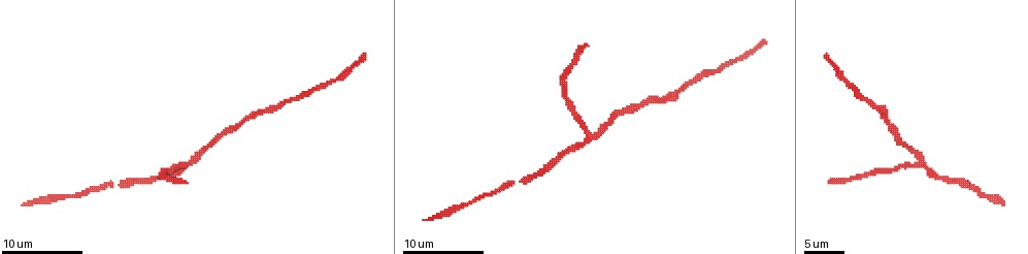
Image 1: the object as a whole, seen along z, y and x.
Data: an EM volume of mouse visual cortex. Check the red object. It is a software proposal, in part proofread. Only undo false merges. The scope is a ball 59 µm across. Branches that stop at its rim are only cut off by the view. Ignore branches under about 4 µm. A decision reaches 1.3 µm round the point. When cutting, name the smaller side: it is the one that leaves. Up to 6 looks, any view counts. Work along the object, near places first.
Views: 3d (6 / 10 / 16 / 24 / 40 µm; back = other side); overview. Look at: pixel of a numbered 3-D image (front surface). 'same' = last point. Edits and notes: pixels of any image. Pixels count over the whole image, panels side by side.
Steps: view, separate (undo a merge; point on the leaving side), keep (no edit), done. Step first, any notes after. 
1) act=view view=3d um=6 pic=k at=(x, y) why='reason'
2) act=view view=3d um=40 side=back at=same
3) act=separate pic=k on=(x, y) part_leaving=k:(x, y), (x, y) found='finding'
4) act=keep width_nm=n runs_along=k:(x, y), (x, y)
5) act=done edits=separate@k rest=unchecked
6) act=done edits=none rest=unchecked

act=view view=3d um=10 pic=1 at=(678, 92) why='calibre changes'

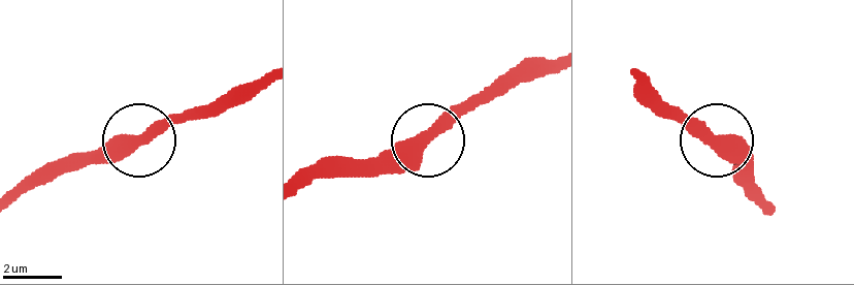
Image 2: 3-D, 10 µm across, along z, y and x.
act=keep runs_along=2:(305, 185), (408, 160), (480, 92) found='all the same neuron'

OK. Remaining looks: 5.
act=view view=3d um=10 pic=1 at=(541, 170) why='narrows sharply'

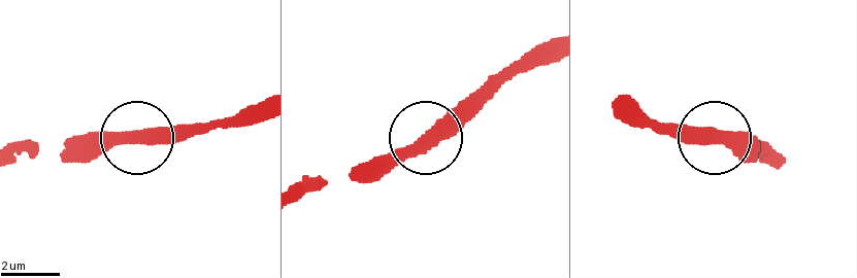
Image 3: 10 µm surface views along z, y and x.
act=keep runs_along=3:(625, 98), (653, 123), (751, 138) found='continuous, no second neuron'

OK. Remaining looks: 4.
act=view view=3d um=10 pic=1 at=(60, 197)

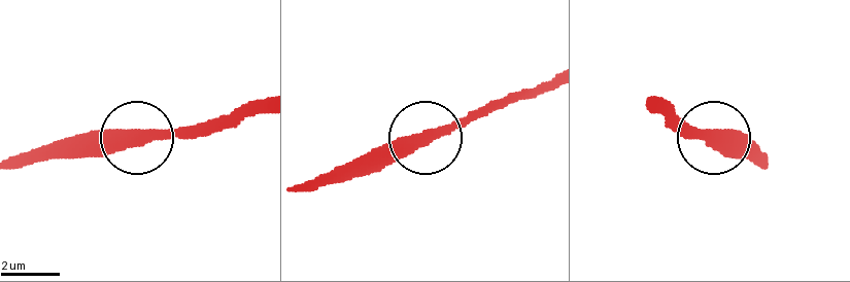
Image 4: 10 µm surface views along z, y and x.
act=view view=3d um=6 pic=4 at=(709, 138)

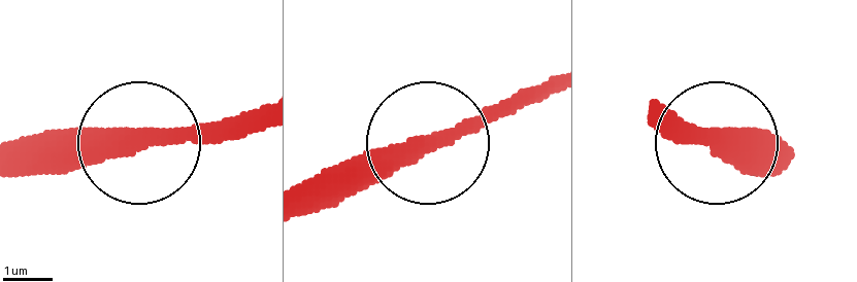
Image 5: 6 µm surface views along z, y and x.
act=keep runs_along=5:(259, 119), (29, 139) found='one neuron here'

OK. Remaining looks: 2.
act=done edits=none rest=unchecked

